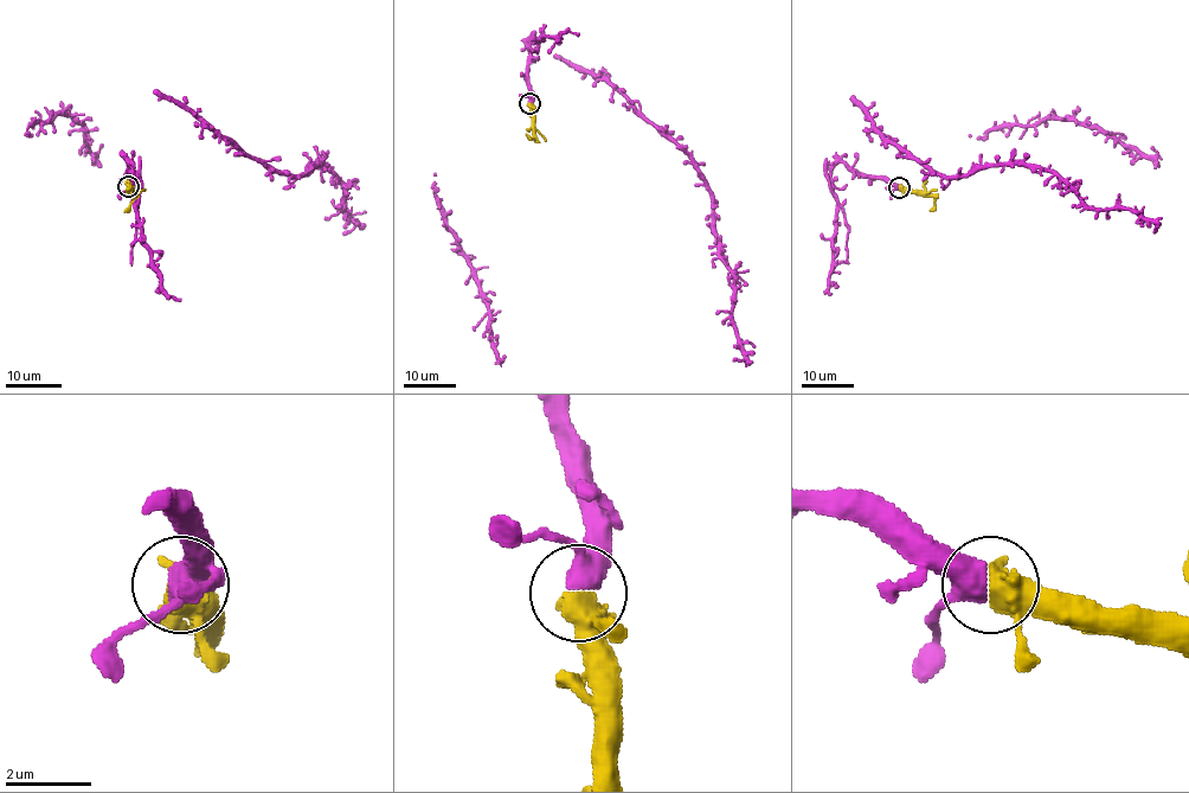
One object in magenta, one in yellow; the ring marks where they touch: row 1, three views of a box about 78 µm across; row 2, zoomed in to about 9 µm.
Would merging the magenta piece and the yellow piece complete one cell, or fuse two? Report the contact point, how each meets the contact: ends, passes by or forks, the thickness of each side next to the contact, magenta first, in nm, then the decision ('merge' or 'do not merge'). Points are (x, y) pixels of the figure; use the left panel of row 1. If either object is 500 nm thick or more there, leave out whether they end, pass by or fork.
(128, 186) | 480/500 nm | merge

